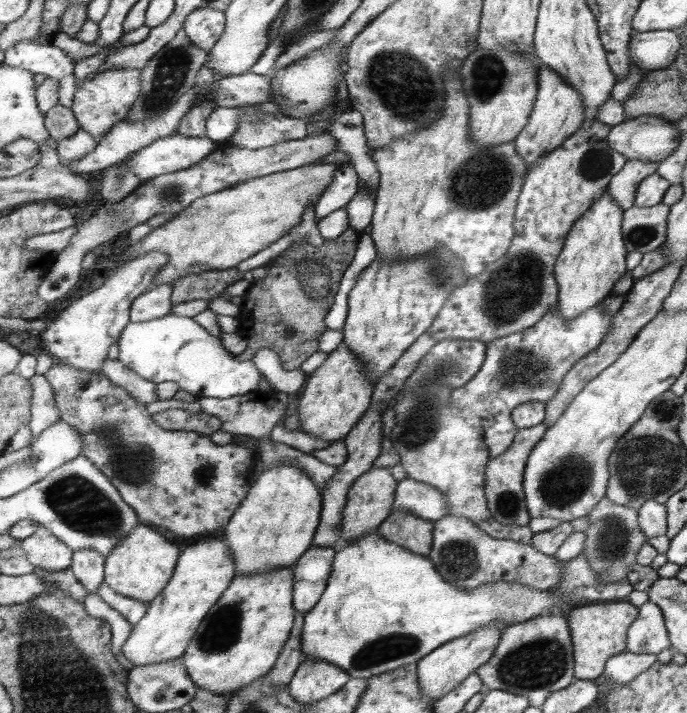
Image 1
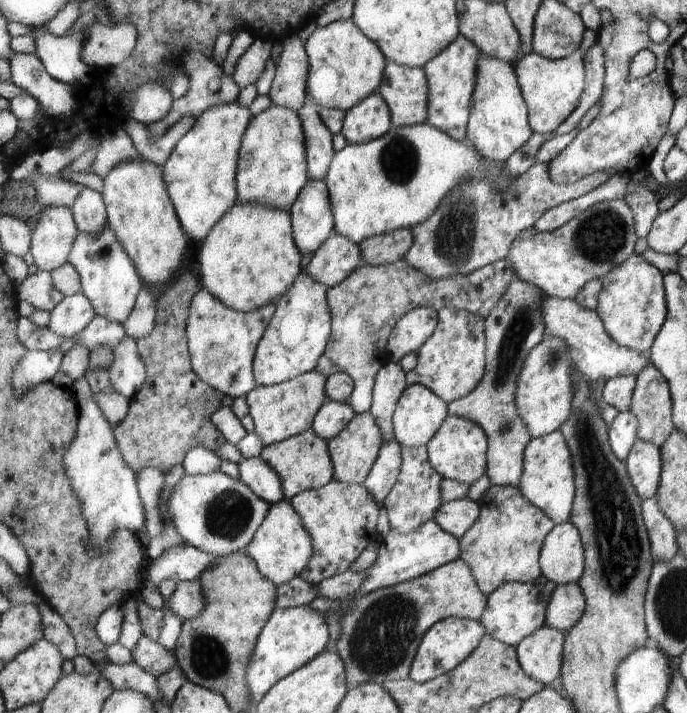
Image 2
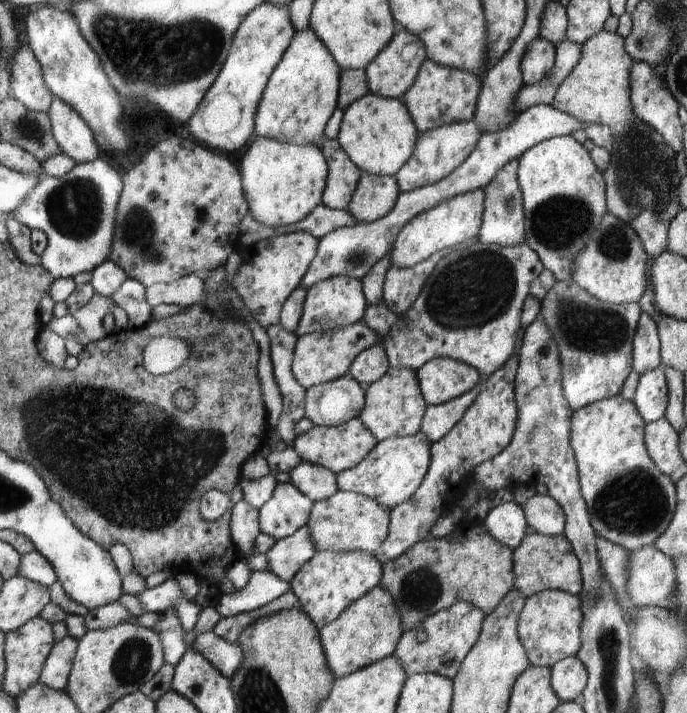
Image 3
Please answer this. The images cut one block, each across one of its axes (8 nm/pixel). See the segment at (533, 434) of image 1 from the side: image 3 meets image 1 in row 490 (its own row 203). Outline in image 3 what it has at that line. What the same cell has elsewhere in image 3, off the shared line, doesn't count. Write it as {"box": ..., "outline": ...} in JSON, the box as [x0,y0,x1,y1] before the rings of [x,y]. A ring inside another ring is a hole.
{"box":[480,158,525,247],"outline":[[[521,158],[511,160],[507,166],[503,166],[503,170],[493,178],[493,182],[489,184],[485,190],[485,213],[482,230],[480,233],[480,241],[503,247],[513,247],[525,244],[525,206],[524,192],[519,183],[519,164]]]}

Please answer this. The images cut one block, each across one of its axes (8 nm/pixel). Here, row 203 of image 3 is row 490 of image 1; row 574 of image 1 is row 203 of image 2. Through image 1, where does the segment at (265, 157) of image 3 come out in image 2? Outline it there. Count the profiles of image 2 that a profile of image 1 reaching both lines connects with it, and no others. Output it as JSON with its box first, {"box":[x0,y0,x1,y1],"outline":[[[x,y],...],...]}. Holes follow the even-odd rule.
{"box":[198,203,303,313],"outline":[[[237,203],[202,242],[198,264],[203,286],[234,311],[251,313],[279,302],[303,273],[290,210]]]}

